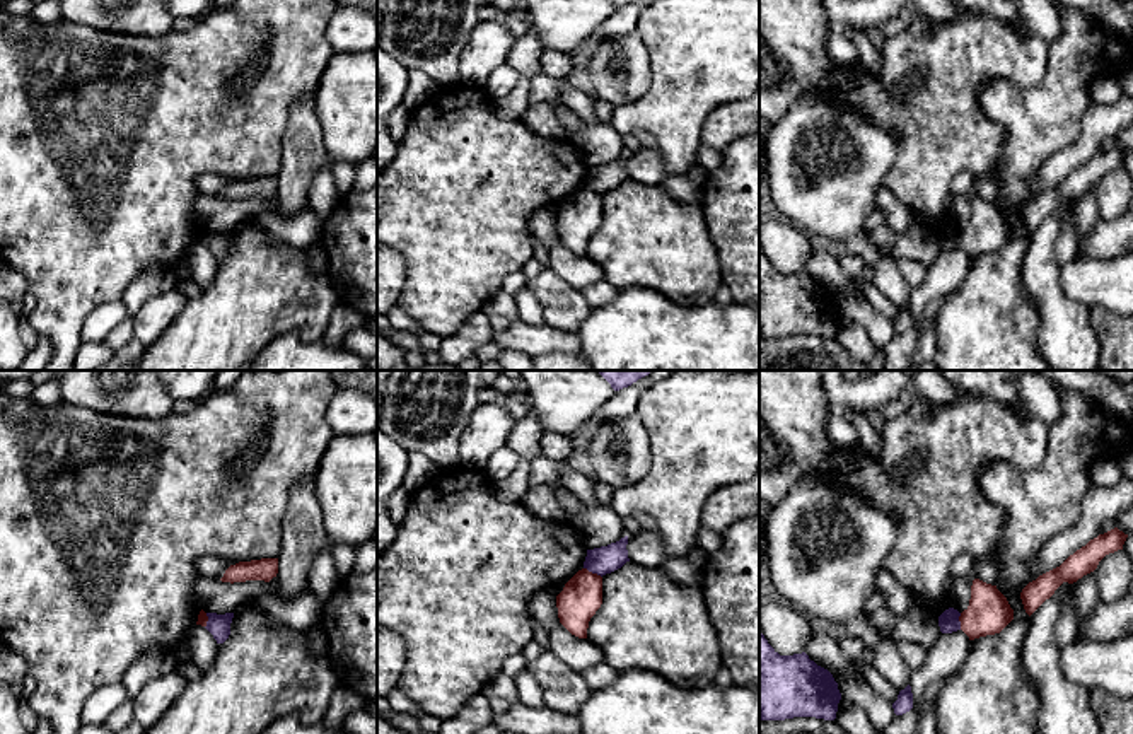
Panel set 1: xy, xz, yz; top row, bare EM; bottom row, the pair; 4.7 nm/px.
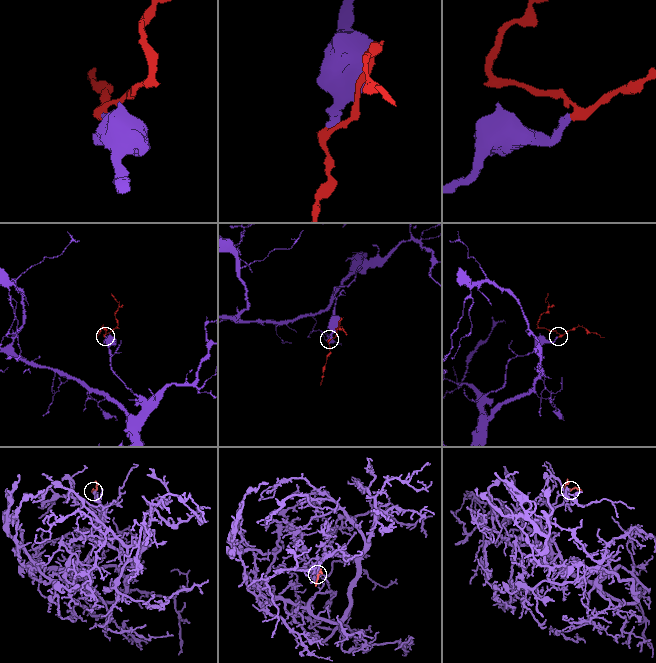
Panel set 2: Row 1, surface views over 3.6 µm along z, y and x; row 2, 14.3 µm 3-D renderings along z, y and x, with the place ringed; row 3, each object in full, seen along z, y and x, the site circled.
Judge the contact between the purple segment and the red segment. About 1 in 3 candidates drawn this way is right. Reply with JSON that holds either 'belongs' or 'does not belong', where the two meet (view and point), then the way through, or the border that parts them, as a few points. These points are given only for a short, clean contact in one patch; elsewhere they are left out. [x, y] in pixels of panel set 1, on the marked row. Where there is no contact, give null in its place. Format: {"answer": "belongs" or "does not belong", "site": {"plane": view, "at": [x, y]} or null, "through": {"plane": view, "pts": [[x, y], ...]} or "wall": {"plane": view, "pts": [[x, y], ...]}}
{"answer": "does not belong", "site": {"plane": "xz", "at": [592, 572]}, "wall": {"plane": "xz", "pts": [[584, 567], [601, 577]]}}

